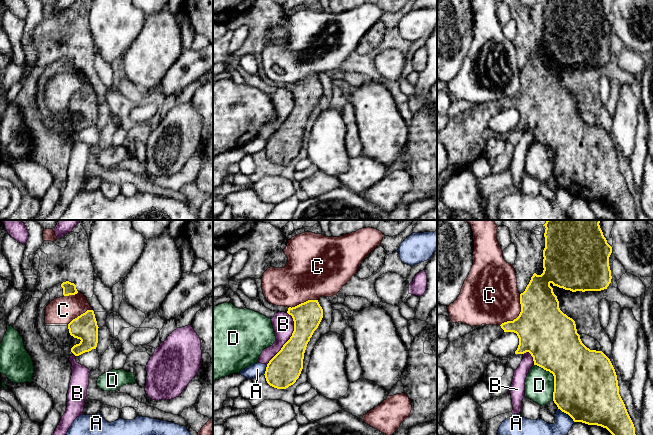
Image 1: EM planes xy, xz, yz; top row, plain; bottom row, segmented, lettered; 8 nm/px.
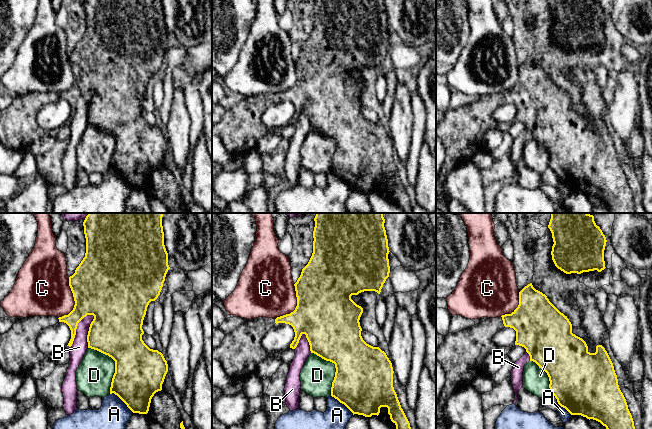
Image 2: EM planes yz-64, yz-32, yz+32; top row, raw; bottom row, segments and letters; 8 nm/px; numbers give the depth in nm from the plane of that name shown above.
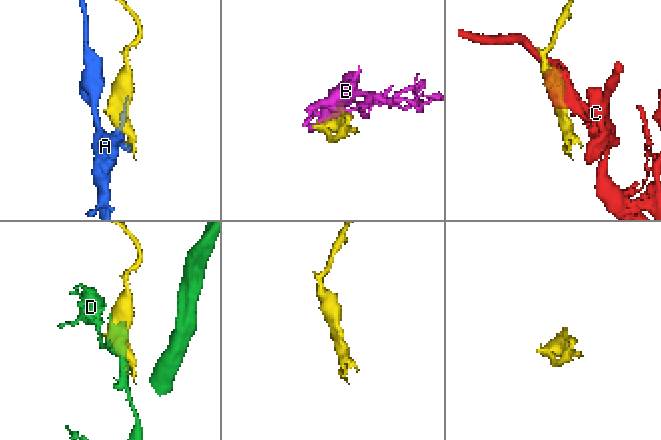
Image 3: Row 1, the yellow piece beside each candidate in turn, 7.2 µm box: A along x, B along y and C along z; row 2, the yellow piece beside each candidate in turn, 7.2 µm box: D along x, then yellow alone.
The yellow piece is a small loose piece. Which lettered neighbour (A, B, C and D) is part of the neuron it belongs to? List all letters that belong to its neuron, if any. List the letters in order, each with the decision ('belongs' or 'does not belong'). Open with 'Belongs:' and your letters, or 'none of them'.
Belongs: none of them
A: does not belong
B: does not belong
C: does not belong
D: does not belong

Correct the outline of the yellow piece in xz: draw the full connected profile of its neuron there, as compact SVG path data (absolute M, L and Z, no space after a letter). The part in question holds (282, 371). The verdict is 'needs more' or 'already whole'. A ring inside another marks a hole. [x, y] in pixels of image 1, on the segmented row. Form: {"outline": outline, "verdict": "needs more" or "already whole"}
{"outline": "M318 300L289 307L287 313L293 318L294 331L269 361L264 374L267 383L277 389L286 389L299 378L307 344L323 318L323 309Z", "verdict": "already whole"}

